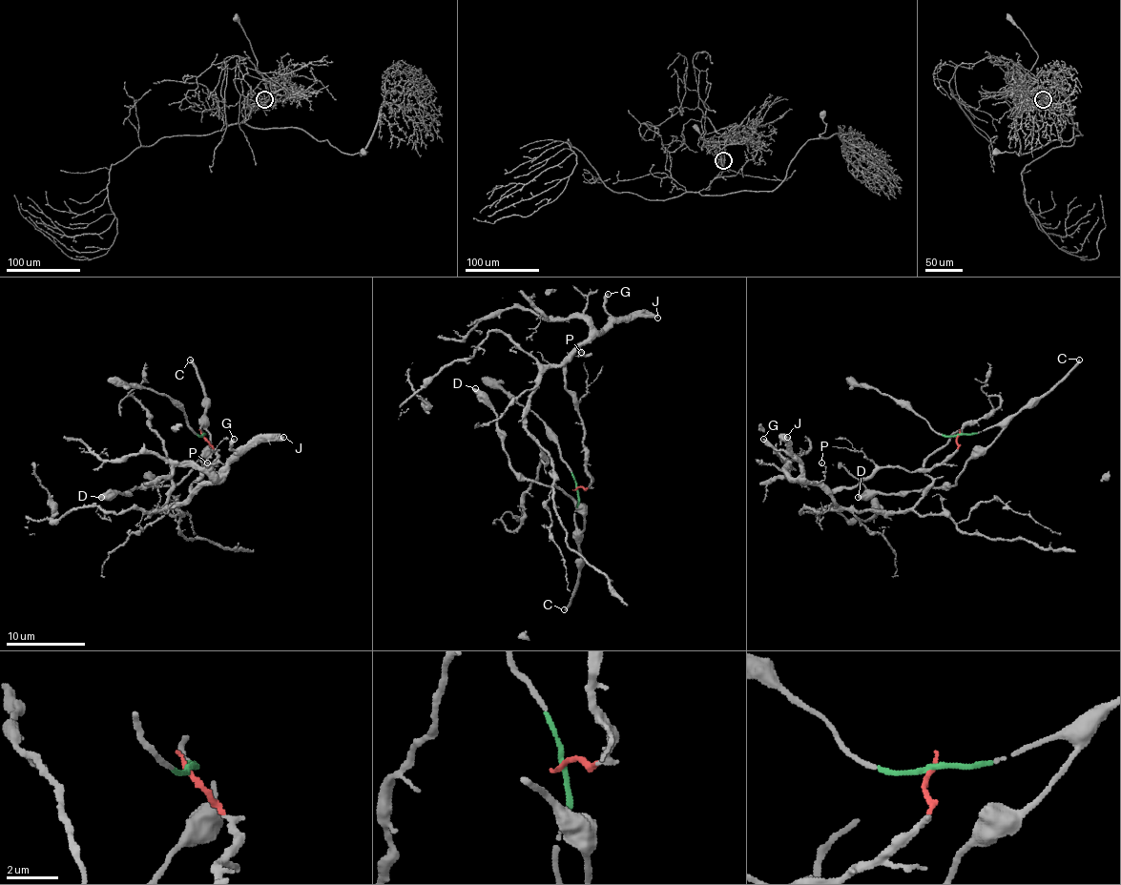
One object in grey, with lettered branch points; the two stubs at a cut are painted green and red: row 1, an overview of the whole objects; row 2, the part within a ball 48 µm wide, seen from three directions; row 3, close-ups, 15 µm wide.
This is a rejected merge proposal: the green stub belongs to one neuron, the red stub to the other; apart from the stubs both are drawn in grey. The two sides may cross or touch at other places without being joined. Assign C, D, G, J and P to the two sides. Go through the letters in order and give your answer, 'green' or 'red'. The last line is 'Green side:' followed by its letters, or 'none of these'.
C: green
D: green
G: red
J: red
P: red
Green side: C, D

